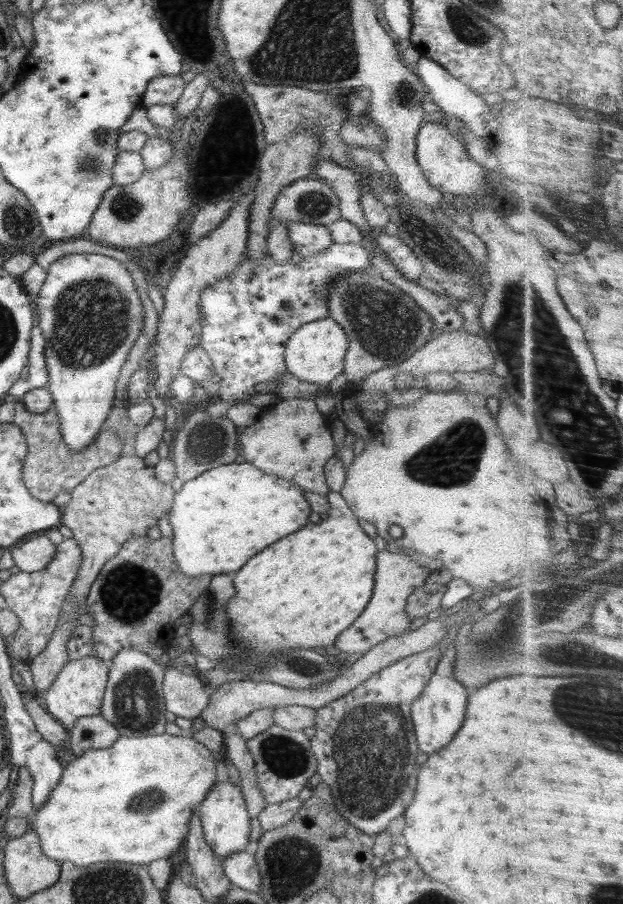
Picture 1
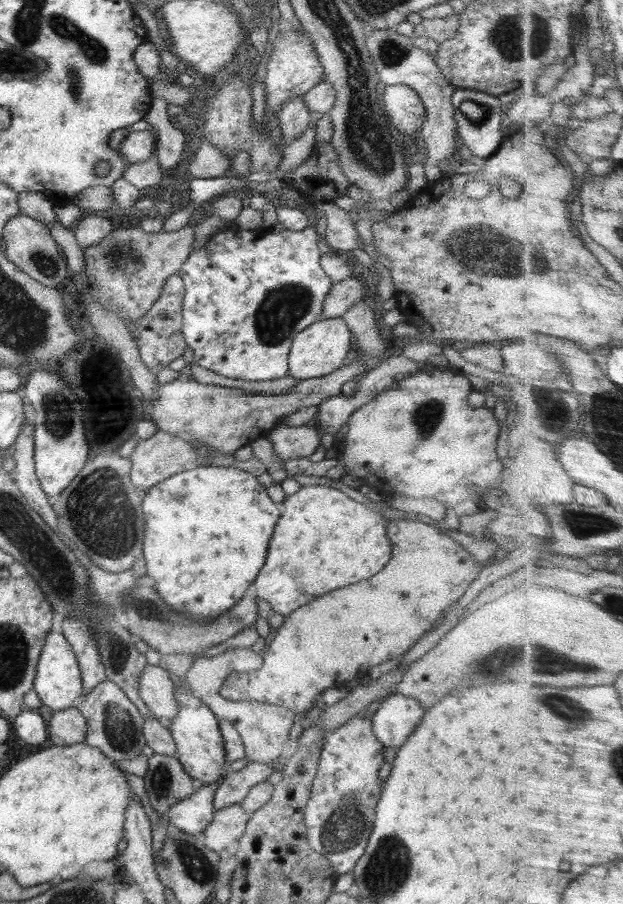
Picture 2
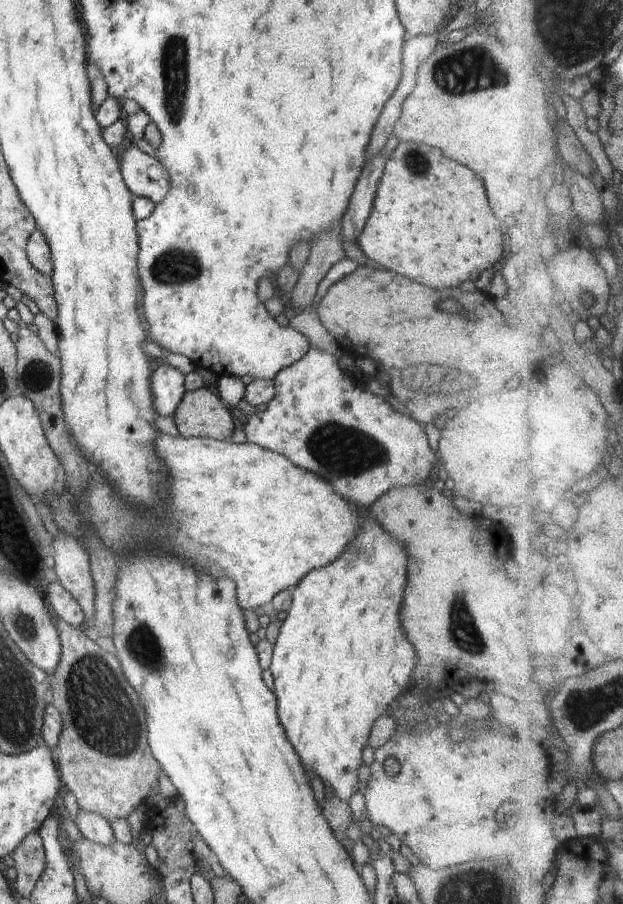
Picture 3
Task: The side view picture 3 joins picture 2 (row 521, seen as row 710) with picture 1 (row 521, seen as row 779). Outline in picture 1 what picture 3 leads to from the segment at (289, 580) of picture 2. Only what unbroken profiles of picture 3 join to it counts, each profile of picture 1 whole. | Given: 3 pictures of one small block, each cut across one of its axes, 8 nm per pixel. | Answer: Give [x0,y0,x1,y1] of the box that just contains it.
[220,490,378,680]

